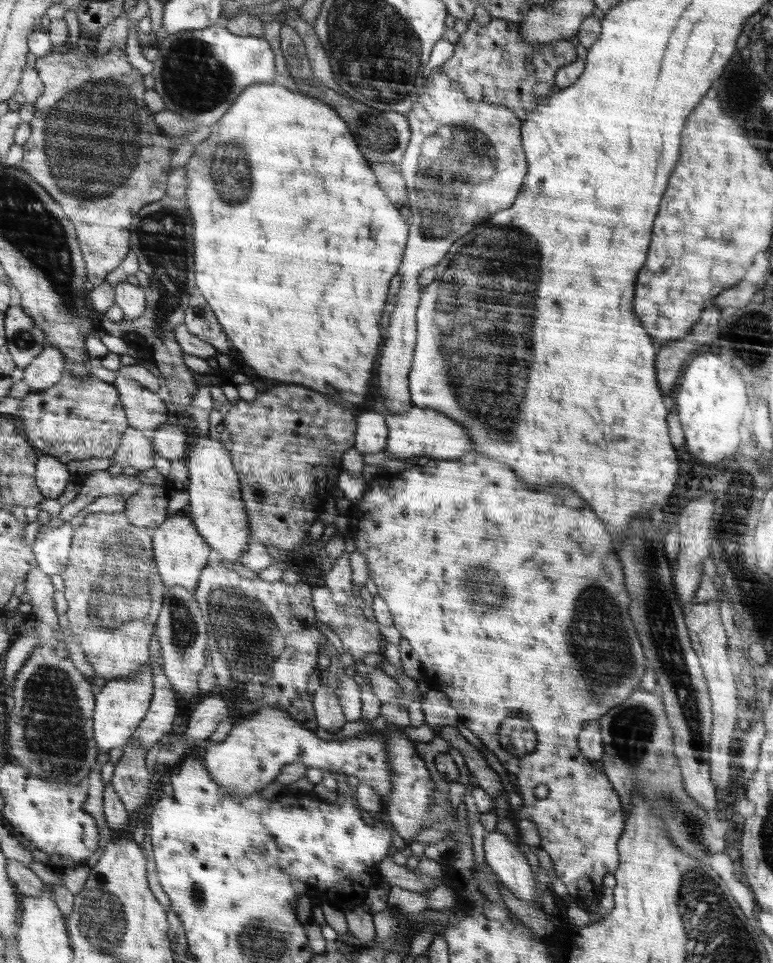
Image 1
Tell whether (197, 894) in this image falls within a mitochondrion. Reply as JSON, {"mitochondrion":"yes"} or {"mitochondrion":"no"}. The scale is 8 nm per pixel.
{"mitochondrion":"yes"}

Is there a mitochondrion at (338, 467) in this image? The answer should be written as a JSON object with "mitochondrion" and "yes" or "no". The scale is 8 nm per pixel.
{"mitochondrion":"no"}

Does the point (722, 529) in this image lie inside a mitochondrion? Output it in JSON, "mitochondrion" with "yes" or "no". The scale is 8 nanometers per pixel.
{"mitochondrion":"no"}

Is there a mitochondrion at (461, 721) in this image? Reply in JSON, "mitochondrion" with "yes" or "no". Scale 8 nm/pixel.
{"mitochondrion":"no"}

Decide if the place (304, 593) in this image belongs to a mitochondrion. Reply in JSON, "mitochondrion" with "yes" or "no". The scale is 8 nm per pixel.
{"mitochondrion":"no"}

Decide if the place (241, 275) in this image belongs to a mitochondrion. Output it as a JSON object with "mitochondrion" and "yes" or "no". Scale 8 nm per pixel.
{"mitochondrion":"no"}

